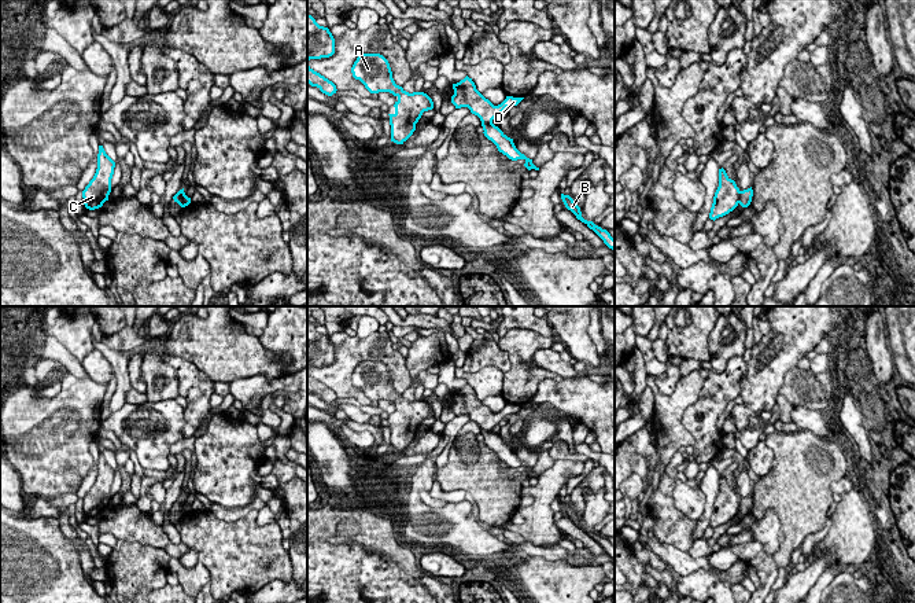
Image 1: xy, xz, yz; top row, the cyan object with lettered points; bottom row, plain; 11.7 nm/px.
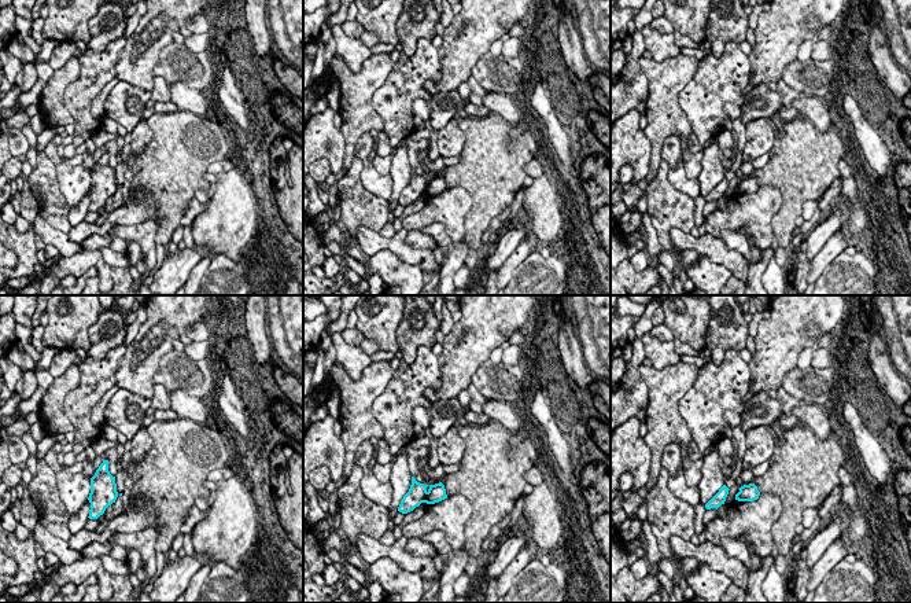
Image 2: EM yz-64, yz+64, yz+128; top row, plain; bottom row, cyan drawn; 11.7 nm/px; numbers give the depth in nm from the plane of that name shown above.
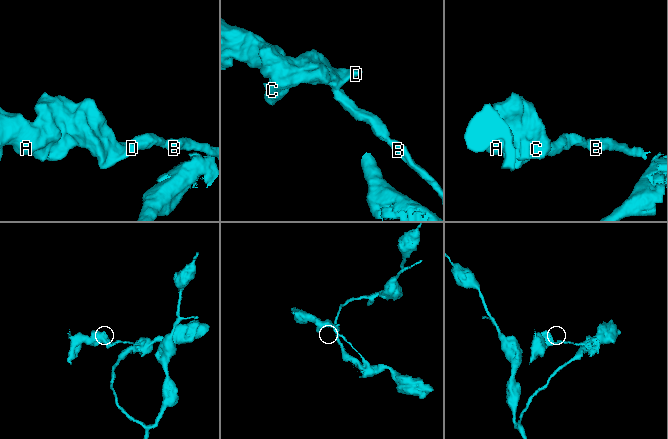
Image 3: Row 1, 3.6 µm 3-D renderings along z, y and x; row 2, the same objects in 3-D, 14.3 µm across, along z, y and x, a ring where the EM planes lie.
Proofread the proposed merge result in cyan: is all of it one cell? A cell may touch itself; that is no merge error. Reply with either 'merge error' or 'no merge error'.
merge error

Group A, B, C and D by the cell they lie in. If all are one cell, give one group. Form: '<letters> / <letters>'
A C D / B

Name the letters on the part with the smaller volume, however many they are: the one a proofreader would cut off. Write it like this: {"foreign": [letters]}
{"foreign": ["A", "C", "D"]}

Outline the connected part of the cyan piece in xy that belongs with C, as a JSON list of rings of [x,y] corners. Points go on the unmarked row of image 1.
[[[99,453],[96,481],[82,499],[84,512],[86,516],[99,516],[106,508],[108,508],[114,475],[115,470],[106,462],[103,453]]]

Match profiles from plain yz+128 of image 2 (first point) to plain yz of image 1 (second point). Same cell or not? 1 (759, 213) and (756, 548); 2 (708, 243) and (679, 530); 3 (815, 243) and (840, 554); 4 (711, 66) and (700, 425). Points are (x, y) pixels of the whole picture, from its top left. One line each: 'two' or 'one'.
1: two
2: two
3: two
4: one

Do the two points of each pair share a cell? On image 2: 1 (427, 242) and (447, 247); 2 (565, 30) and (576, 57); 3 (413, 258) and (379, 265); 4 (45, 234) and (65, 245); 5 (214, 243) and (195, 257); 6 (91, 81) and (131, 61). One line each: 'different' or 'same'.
1: different
2: same
3: different
4: same
5: different
6: different

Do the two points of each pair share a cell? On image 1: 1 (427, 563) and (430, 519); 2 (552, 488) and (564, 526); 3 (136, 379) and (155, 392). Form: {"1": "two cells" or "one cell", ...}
{"1": "two cells", "2": "two cells", "3": "two cells"}

